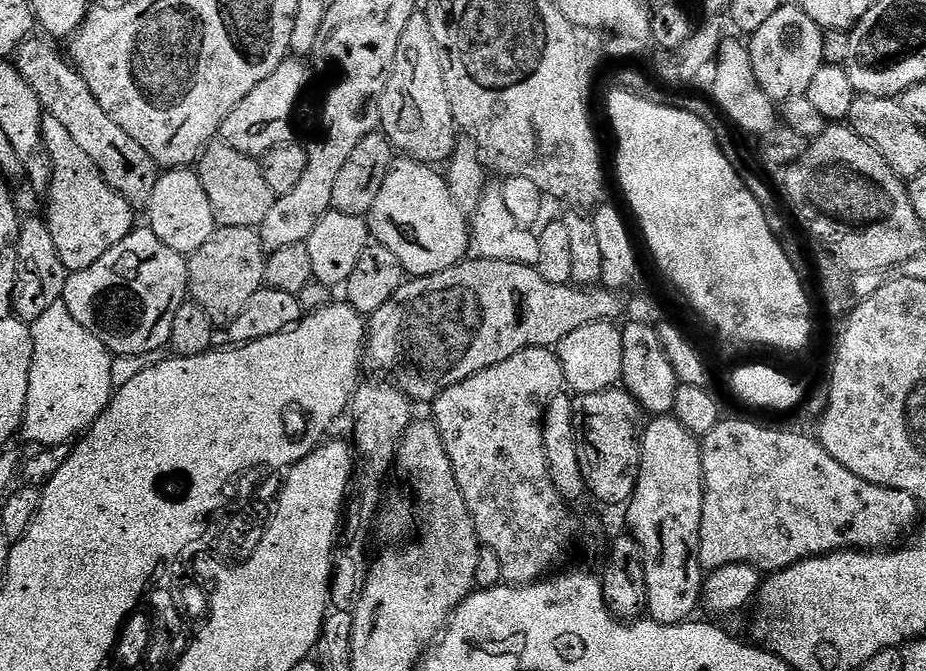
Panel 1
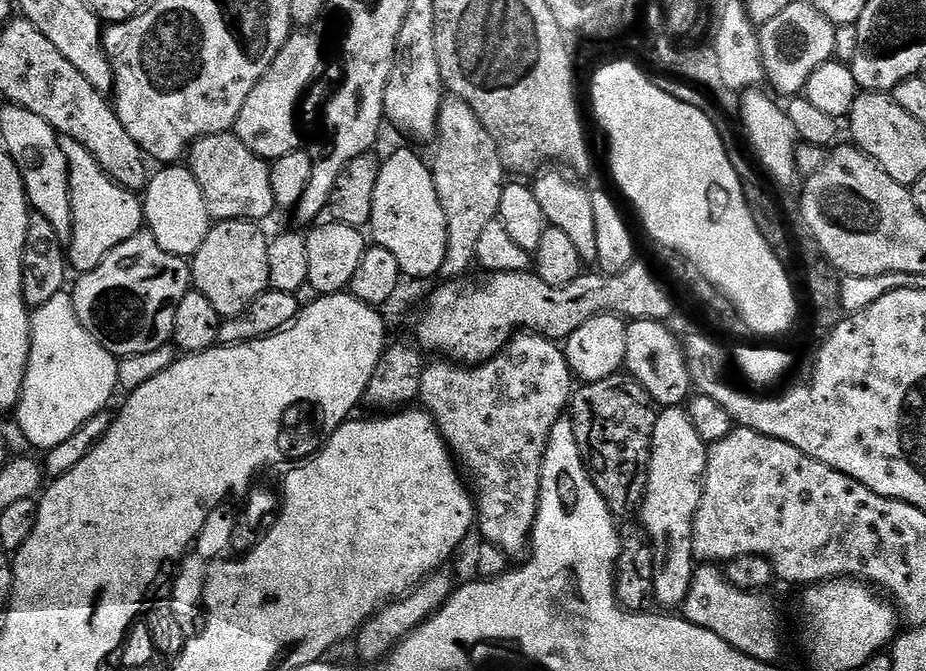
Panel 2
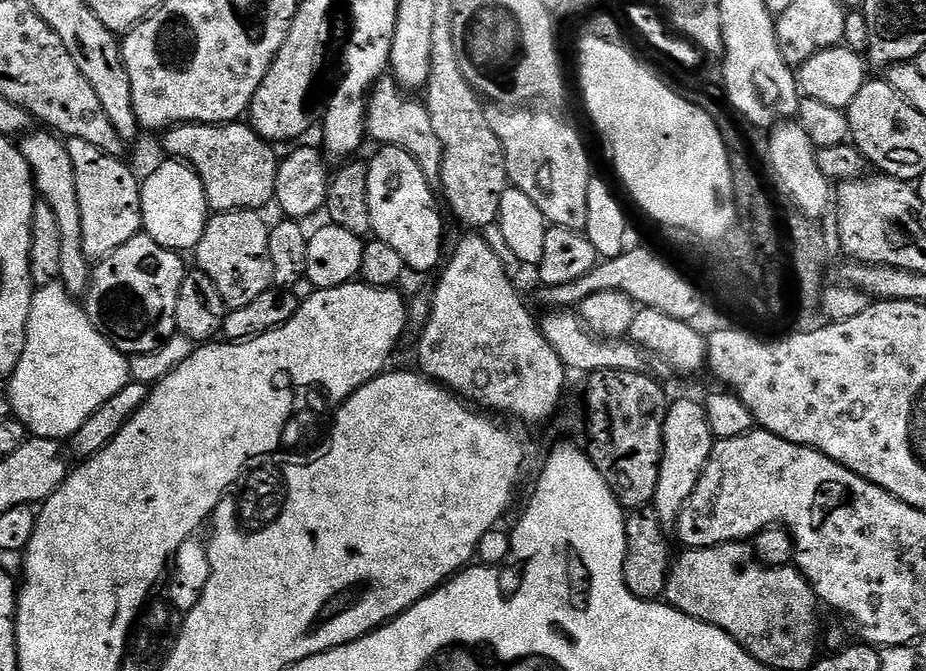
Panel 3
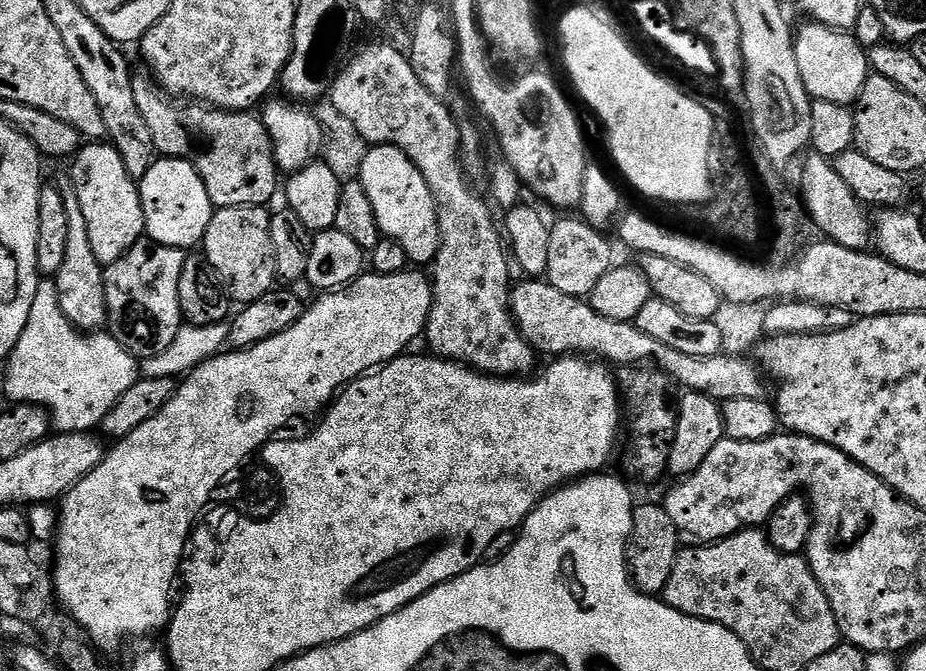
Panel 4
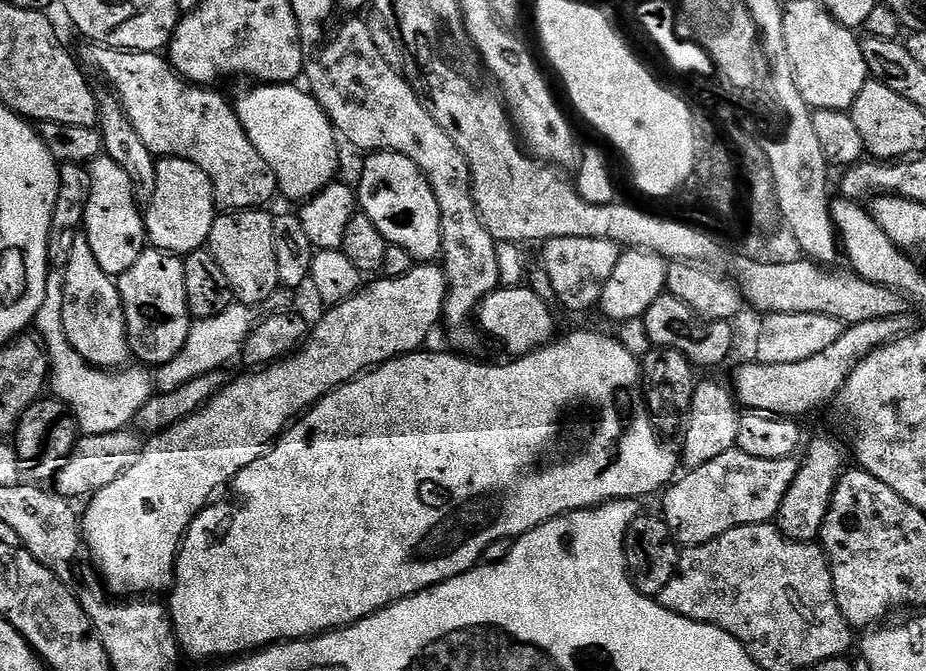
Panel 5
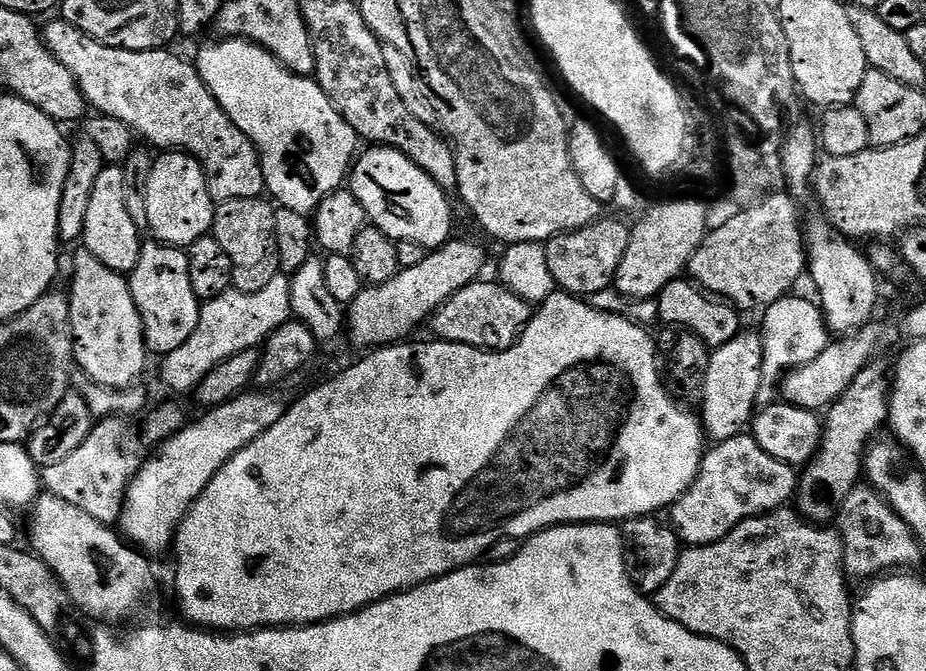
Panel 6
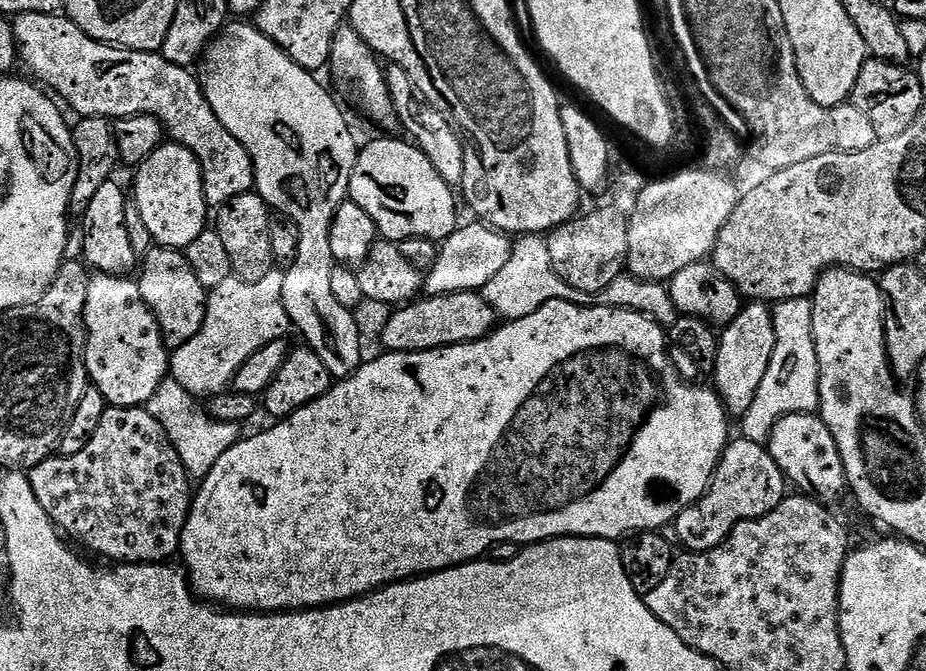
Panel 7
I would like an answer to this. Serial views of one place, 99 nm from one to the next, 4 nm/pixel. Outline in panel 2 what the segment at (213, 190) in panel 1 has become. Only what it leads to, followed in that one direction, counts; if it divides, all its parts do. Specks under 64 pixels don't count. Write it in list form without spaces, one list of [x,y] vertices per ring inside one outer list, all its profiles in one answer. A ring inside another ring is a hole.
[[[223,132],[217,136],[203,136],[201,140],[189,147],[186,153],[187,167],[191,168],[198,186],[202,190],[202,198],[206,198],[206,210],[213,221],[250,220],[264,222],[271,212],[277,211],[274,202],[274,190],[270,190],[270,174],[272,169],[269,161],[263,160],[254,150],[250,150],[232,132]]]

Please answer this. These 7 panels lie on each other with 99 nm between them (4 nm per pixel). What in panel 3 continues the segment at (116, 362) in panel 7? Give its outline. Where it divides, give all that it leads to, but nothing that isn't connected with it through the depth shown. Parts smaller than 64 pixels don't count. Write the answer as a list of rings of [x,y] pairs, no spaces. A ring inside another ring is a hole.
[[[44,130],[41,136],[29,134],[19,141],[18,147],[22,158],[26,160],[32,171],[32,182],[37,197],[50,210],[54,210],[54,219],[58,221],[58,231],[62,237],[62,263],[60,279],[62,287],[77,298],[87,297],[88,287],[92,282],[93,265],[82,250],[82,210],[78,210],[78,190],[74,162],[70,162],[67,143],[59,135]]]

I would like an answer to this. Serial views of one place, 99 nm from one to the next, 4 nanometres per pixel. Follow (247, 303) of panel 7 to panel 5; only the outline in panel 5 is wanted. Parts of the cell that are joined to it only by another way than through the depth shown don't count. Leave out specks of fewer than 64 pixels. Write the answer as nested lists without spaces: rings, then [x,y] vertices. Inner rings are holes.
[[[239,302],[229,303],[218,314],[201,316],[195,321],[186,338],[186,346],[170,362],[159,365],[154,372],[154,380],[161,389],[177,388],[182,382],[190,382],[190,378],[198,378],[207,372],[223,369],[232,359],[241,355],[246,338],[254,323],[253,309]]]

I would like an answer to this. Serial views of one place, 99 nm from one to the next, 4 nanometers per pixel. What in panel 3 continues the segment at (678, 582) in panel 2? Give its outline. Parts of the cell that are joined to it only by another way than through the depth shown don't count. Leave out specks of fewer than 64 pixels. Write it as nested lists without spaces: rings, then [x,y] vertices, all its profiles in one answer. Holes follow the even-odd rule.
[[[673,399],[669,403],[664,423],[664,453],[660,456],[660,473],[654,501],[654,511],[661,524],[672,526],[680,519],[680,512],[698,486],[698,478],[710,458],[713,443],[714,437],[703,403]]]

